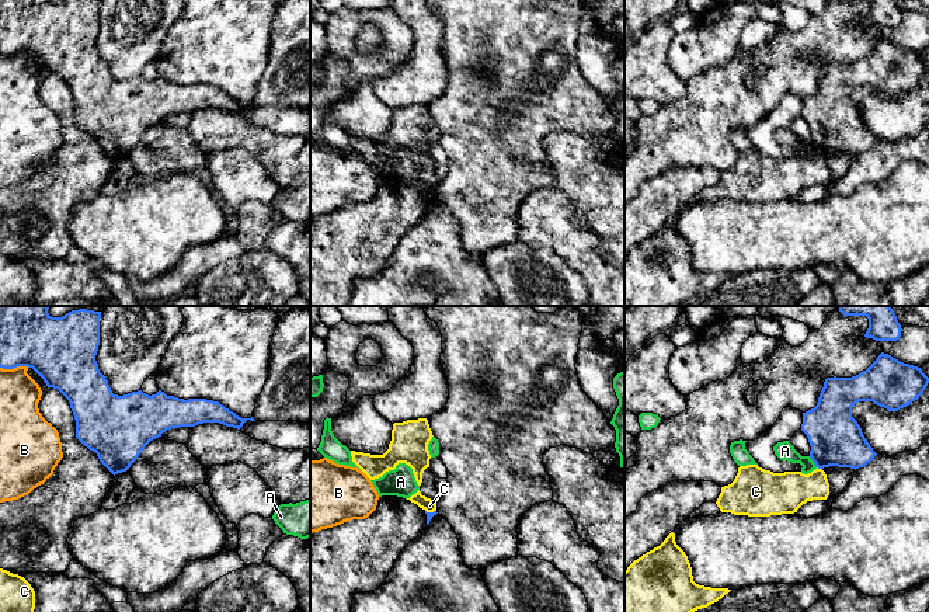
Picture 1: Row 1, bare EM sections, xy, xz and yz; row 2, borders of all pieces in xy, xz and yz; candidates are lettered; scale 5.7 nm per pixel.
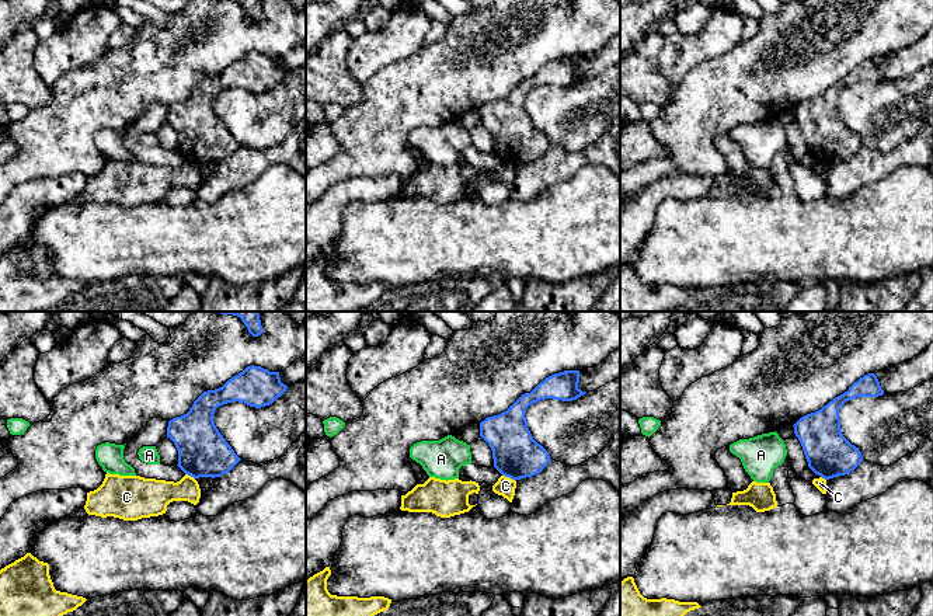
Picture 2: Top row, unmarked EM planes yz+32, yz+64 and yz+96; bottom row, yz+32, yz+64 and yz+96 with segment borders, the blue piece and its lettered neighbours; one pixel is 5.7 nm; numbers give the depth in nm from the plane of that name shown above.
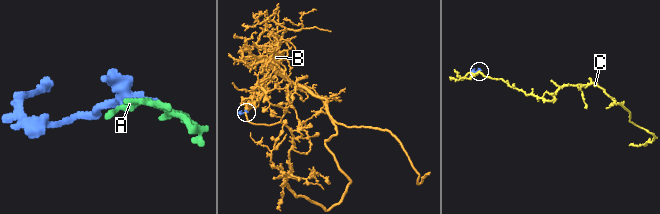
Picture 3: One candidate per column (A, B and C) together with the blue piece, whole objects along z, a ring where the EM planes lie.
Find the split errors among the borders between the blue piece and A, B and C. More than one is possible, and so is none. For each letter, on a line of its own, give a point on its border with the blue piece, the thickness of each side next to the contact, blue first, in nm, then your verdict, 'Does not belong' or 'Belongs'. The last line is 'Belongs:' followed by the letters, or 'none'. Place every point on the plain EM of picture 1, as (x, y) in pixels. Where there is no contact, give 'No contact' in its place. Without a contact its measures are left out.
A: Touches blue at yz (813, 146). Thickness 300 nm (blue) against 110 nm. Does not belong
B: Touches blue at xy (14, 52). Thickness 340 nm (blue) against 220 nm. Does not belong
C: Touches blue at yz (820, 153). Thickness 300 nm (blue) against 240 nm. Does not belong
Belongs: none

